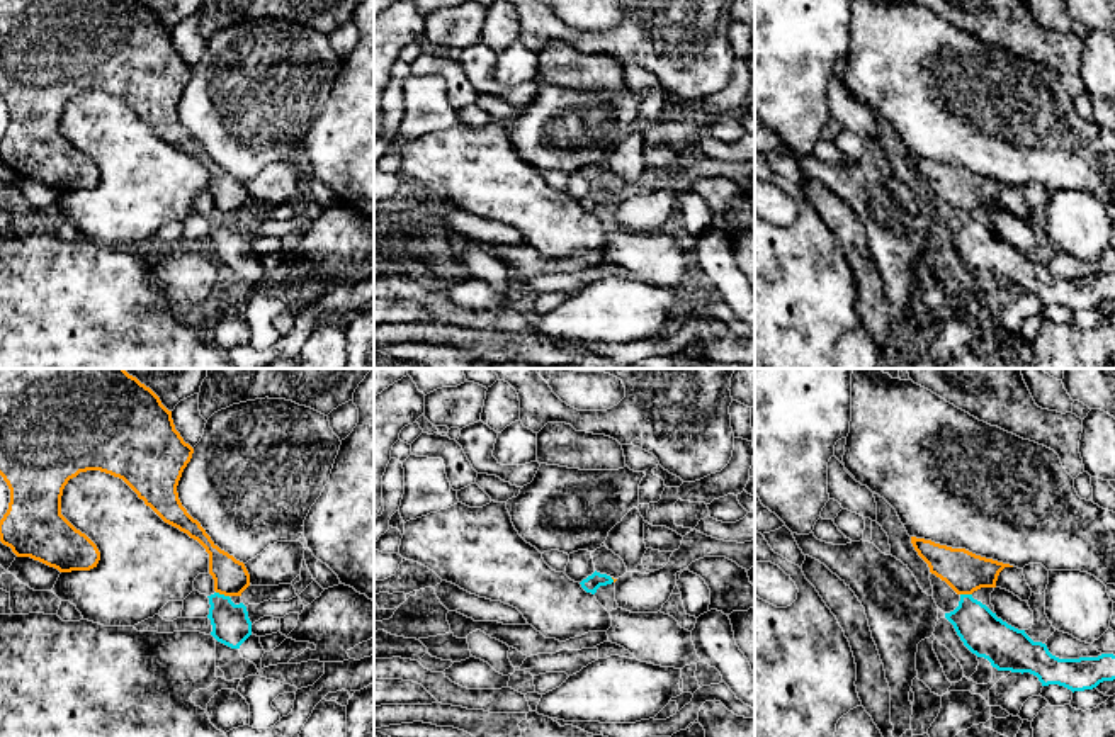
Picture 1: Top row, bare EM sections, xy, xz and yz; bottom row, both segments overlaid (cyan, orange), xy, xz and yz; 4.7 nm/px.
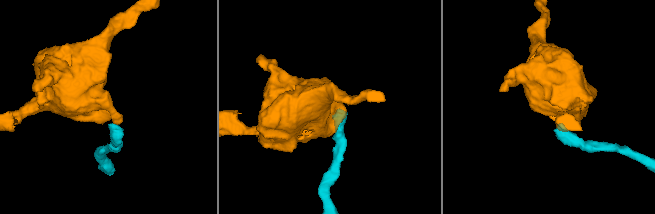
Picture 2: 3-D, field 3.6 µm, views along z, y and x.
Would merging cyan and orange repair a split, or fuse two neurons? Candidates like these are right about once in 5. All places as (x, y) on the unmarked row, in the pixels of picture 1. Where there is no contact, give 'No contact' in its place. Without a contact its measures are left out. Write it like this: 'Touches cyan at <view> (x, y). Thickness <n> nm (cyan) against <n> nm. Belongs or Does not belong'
Touches cyan at xy (223, 214). Thickness 180 nm (cyan) against 160 nm. Does not belong

